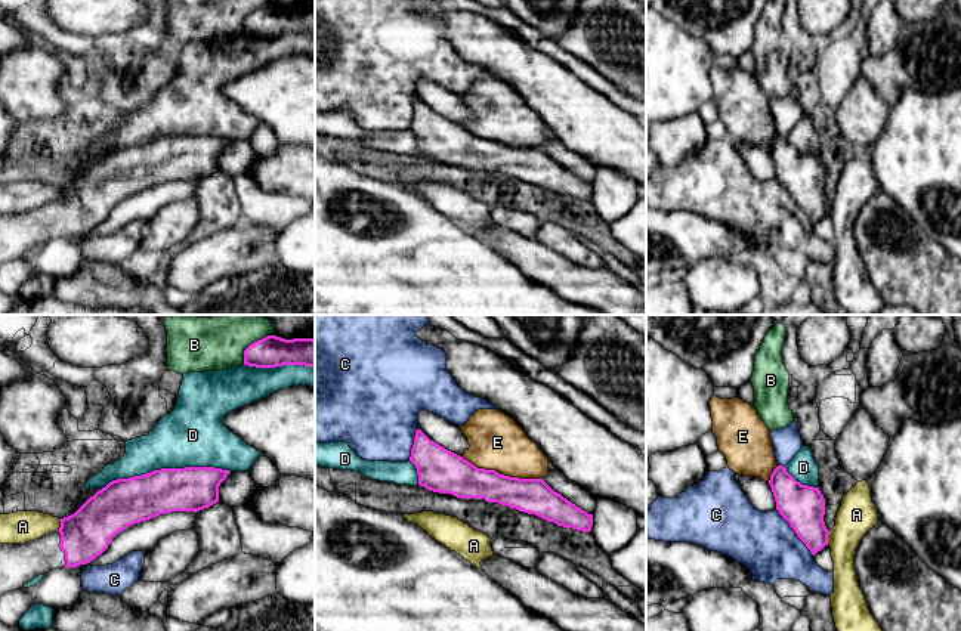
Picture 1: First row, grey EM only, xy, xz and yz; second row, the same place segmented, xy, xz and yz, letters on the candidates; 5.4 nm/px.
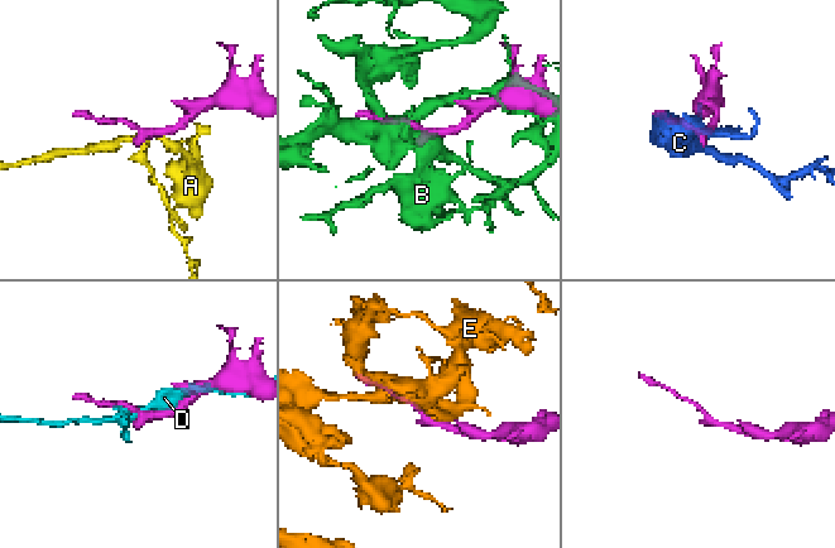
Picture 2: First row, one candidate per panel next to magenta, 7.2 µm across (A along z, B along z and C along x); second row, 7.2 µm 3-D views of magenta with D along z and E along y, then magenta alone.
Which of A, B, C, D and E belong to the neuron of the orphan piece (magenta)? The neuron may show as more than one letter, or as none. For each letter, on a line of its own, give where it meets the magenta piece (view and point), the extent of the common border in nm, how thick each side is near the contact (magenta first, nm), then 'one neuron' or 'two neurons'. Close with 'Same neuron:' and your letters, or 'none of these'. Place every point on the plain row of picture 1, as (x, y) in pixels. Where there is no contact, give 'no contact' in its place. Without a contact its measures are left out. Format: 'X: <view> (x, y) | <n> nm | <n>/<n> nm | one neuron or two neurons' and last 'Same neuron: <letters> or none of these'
A: yz (827, 207) | 80 nm | 240/200 nm | two neurons
B: xy (252, 12) | 240 nm | 170/220 nm | two neurons
C: yz (794, 200) | 320 nm | 240/340 nm | two neurons
D: xy (166, 138) | 700 nm | 240/360 nm | two neurons
E: xz (501, 144) | 460 nm | 200/300 nm | two neurons
Same neuron: none of these

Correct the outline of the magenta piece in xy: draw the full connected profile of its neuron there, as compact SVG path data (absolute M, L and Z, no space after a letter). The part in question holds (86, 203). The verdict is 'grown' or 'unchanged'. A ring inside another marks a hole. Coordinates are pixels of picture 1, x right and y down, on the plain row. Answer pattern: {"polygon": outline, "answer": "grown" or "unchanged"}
{"polygon": "M214 136L161 137L142 145L117 148L90 166L74 183L59 188L58 201L25 213L0 213L0 266L19 259L38 244L77 236L101 225L112 207L135 192L172 180L200 180L219 171L219 155L229 139Z", "answer": "grown"}

